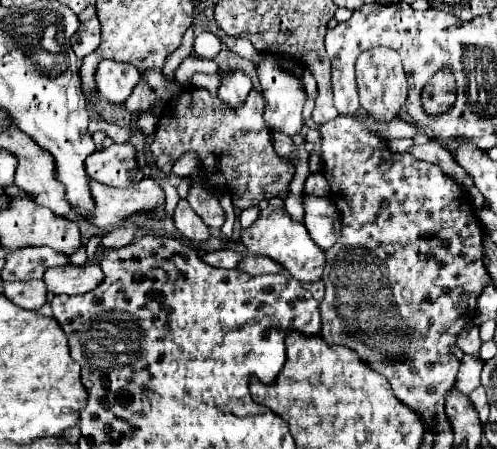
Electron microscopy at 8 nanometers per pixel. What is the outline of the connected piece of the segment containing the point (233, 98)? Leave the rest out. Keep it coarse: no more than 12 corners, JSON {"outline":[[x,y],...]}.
{"outline":[[245,73],[223,79],[219,99],[237,107],[251,91]]}

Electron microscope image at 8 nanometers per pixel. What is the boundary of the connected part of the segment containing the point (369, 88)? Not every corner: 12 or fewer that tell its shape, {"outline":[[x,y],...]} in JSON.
{"outline":[[387,47],[361,53],[360,104],[373,119],[399,117],[407,101],[401,59]]}

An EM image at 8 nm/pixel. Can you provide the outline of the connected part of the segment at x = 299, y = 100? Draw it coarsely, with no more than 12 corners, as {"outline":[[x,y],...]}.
{"outline":[[269,55],[255,65],[271,133],[303,129],[303,83]]}

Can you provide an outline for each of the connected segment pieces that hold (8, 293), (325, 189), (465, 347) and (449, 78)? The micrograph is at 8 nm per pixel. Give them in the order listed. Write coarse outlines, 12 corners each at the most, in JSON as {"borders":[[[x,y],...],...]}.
{"borders":[[[43,281],[5,283],[15,305],[39,311],[47,303]],[[321,171],[305,179],[301,195],[329,197]],[[469,323],[461,333],[459,349],[479,359],[479,327]],[[439,71],[423,87],[423,109],[441,115],[455,103],[455,77]]]}

